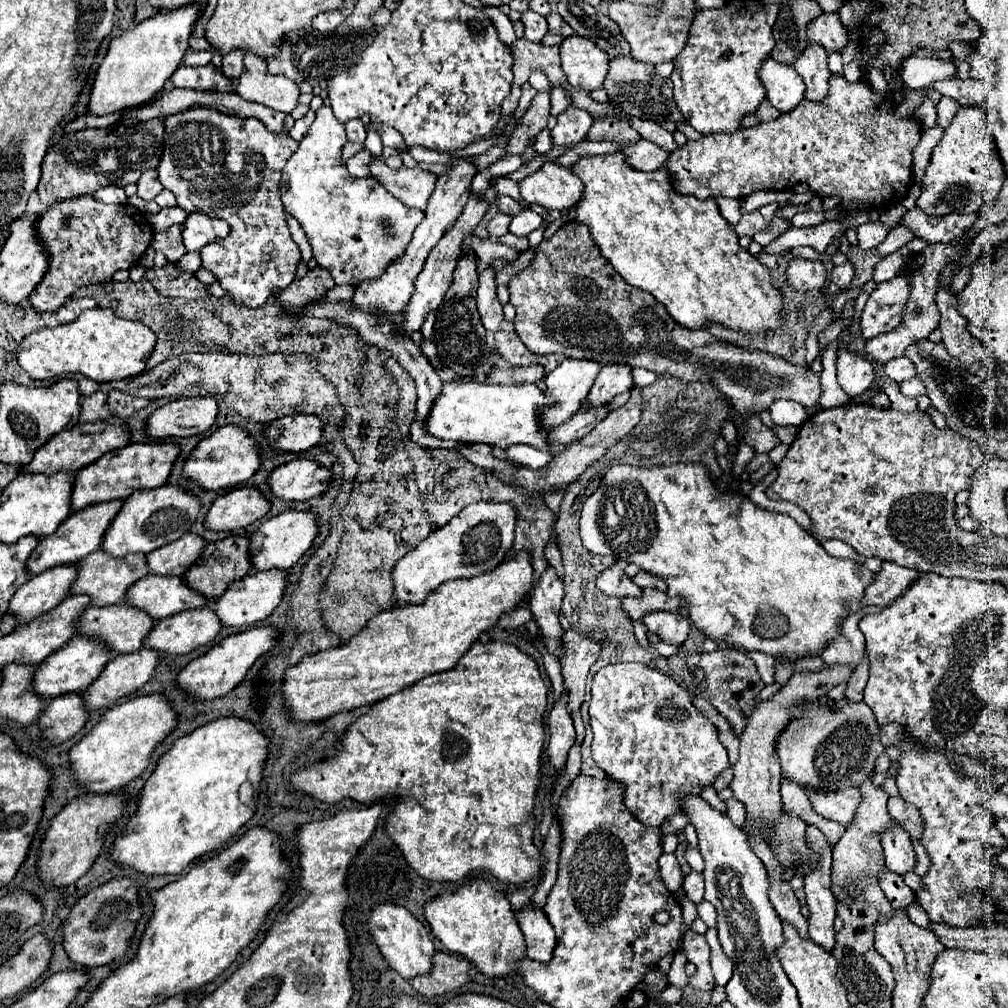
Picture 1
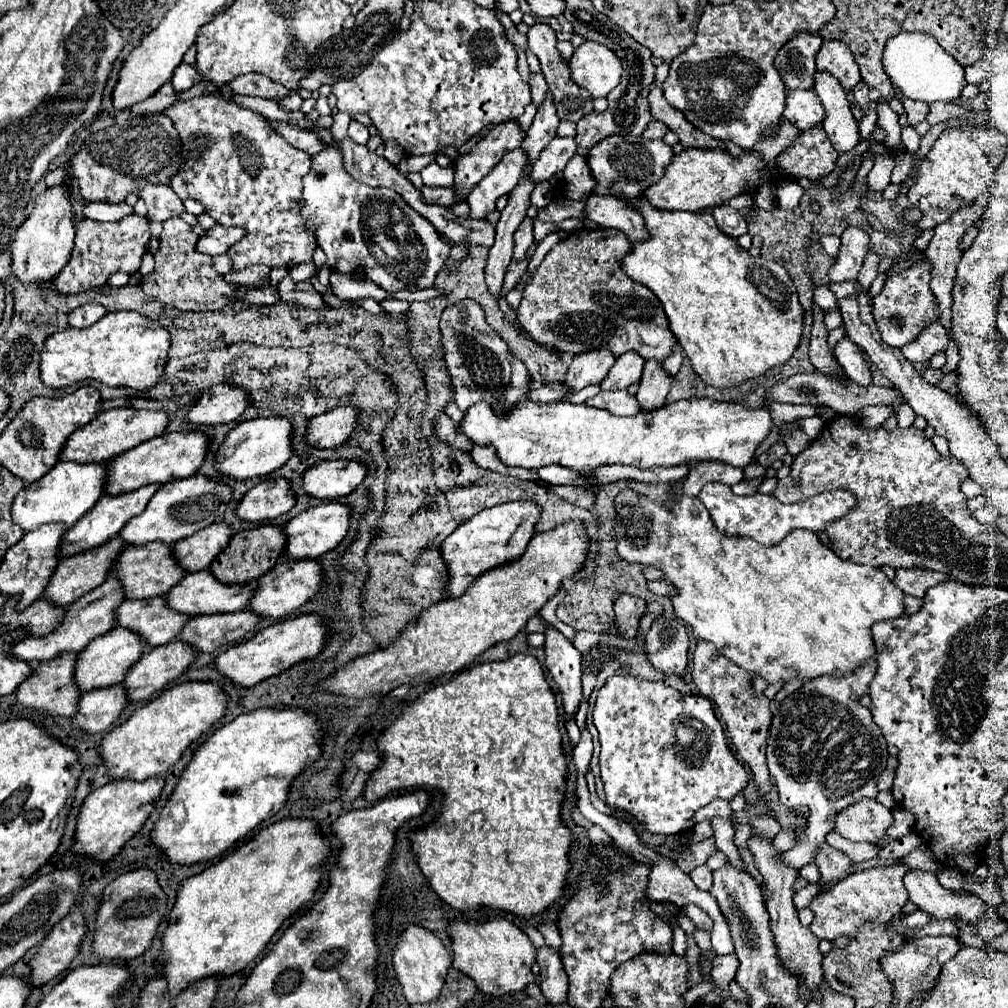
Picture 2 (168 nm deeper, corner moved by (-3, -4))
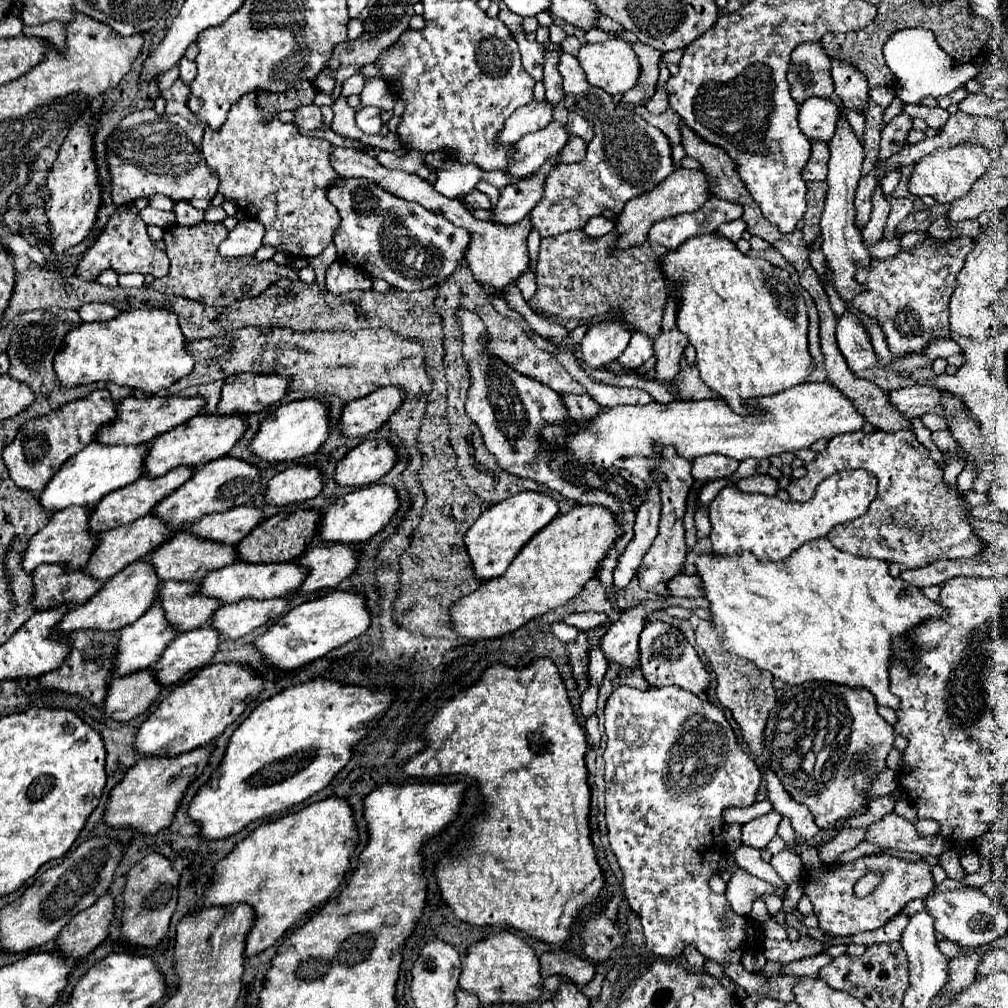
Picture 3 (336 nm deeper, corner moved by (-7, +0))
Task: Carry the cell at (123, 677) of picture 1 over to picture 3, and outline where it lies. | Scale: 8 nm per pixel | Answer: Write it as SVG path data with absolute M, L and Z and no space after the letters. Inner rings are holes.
M211 626L177 634L157 660L153 672L161 686L173 686L193 670L207 666L217 652L219 634Z

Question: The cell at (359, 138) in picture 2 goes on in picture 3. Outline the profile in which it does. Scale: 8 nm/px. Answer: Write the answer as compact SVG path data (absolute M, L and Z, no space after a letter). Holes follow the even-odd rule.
M361 108L355 116L357 128L369 136L379 134L383 122L381 122L381 110L379 108Z

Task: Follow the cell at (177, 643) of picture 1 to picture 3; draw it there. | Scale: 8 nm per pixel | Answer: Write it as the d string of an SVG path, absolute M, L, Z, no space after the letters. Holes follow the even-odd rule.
M285 598L273 600L239 600L235 604L223 604L211 616L211 628L215 628L223 638L237 640L255 628L267 624L269 620L283 614L287 606Z

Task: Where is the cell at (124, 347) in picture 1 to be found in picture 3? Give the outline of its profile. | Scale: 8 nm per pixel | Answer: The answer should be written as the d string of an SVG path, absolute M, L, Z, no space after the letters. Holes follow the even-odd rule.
M163 308L129 310L113 320L81 324L63 340L63 348L53 360L59 382L65 388L91 384L97 380L133 386L149 394L163 394L173 382L193 370L193 358L185 352L177 316Z

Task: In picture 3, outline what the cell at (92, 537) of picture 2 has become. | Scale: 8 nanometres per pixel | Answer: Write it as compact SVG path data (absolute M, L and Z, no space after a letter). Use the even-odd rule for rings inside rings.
M179 466L175 470L171 470L171 474L165 474L163 478L145 478L141 476L139 480L135 480L133 484L125 486L125 488L119 488L119 490L113 490L109 492L91 512L89 516L89 528L93 534L101 534L101 532L107 532L111 528L117 528L117 526L123 526L123 524L129 524L129 522L135 522L137 518L141 516L147 516L151 514L151 510L157 506L159 500L163 500L167 494L171 494L173 490L177 490L183 482L187 482L187 478L191 476L191 468L185 468L185 466Z

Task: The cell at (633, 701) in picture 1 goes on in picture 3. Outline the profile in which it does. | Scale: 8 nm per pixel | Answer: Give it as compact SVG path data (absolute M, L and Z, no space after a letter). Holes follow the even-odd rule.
M619 686L611 692L611 696L607 698L607 704L605 704L605 732L607 732L607 748L605 748L605 770L607 770L607 782L609 782L609 788L607 794L605 794L605 800L607 800L607 806L605 806L605 818L607 818L607 828L609 828L609 844L611 844L611 850L615 852L617 860L619 860L619 866L623 870L623 888L625 888L625 896L627 896L627 902L629 906L633 908L635 914L641 916L641 924L643 924L643 930L645 930L645 938L647 938L647 948L657 954L657 956L665 956L665 958L679 958L683 954L683 944L695 944L697 950L705 956L705 958L711 958L719 964L723 962L739 962L741 960L741 954L745 950L749 950L751 946L745 942L747 940L747 918L745 916L737 916L731 912L729 908L729 902L725 896L719 896L719 894L713 894L707 886L709 878L717 872L717 866L719 866L719 858L721 858L721 850L723 846L717 846L721 844L721 828L723 828L723 820L721 820L721 812L729 806L751 806L755 802L755 794L757 794L757 788L761 784L761 772L755 764L755 760L745 754L739 744L737 744L737 736L733 734L733 728L731 724L727 722L723 710L707 700L701 700L697 694L691 694L683 688L677 688L677 686L665 686L665 688L647 688L647 690L635 690L631 686ZM695 776L695 792L691 790L675 790L677 784L681 784L681 780L685 778L693 778ZM725 912L729 912L729 918L731 918L731 928L723 930L721 924L719 924L719 916L723 916Z

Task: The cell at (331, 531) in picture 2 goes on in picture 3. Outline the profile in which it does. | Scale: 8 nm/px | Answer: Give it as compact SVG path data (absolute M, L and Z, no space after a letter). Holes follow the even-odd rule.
M371 484L359 490L353 490L341 498L337 498L333 504L325 508L325 514L321 514L321 520L317 522L317 538L323 542L335 542L335 544L353 544L369 540L373 534L377 534L389 520L393 518L395 510L399 508L397 494L389 486Z

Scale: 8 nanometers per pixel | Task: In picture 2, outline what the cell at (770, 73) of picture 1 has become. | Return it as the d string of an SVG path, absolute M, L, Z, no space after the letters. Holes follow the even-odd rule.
M789 90L783 118L803 132L823 124L825 108L813 90Z

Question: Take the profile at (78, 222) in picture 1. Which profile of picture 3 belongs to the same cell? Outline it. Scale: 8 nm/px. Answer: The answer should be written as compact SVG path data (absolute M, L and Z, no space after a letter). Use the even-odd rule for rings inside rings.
M113 214L107 226L103 228L103 232L97 236L97 240L83 252L81 260L75 266L75 276L79 280L91 282L107 268L113 268L119 274L141 272L141 274L153 274L155 278L161 278L169 270L169 258L163 250L153 248L151 238L147 236L147 226L141 218L133 214Z

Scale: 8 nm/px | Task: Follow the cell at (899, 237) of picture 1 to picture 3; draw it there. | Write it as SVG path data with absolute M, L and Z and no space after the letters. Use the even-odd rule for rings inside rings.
M961 142L959 146L951 148L937 148L933 154L923 156L909 178L909 192L917 196L931 196L939 204L949 204L955 198L965 196L971 186L981 178L981 174L991 166L993 156L985 146L975 146L971 142Z

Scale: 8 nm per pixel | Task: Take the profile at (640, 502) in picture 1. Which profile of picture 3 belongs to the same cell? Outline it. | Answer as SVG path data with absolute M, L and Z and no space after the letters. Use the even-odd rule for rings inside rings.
M817 538L815 542L805 542L803 546L799 546L799 550L795 554L791 554L791 558L785 558L783 562L759 562L759 558L755 558L751 554L703 552L703 554L695 554L695 566L697 566L697 576L703 582L703 598L709 600L711 622L715 626L715 632L721 636L723 644L727 646L729 654L747 658L755 666L759 666L763 670L769 670L773 674L773 678L779 678L785 686L797 686L797 684L811 682L811 680L827 680L827 682L845 684L845 686L851 686L851 688L867 688L877 698L877 704L889 706L893 710L899 708L899 698L893 696L891 690L889 690L889 672L887 672L887 668L889 668L889 660L891 660L891 640L907 634L915 624L923 622L925 618L941 618L941 616L945 616L945 610L937 602L931 602L927 596L923 596L917 586L913 586L913 584L909 584L909 582L905 582L901 578L893 578L889 574L889 570L887 570L887 562L841 552L831 544L829 538Z

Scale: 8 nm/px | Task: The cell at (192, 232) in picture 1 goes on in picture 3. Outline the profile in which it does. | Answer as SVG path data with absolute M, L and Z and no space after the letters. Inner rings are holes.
M251 218L237 222L237 226L227 234L227 238L219 244L221 256L251 256L263 238L263 226Z

